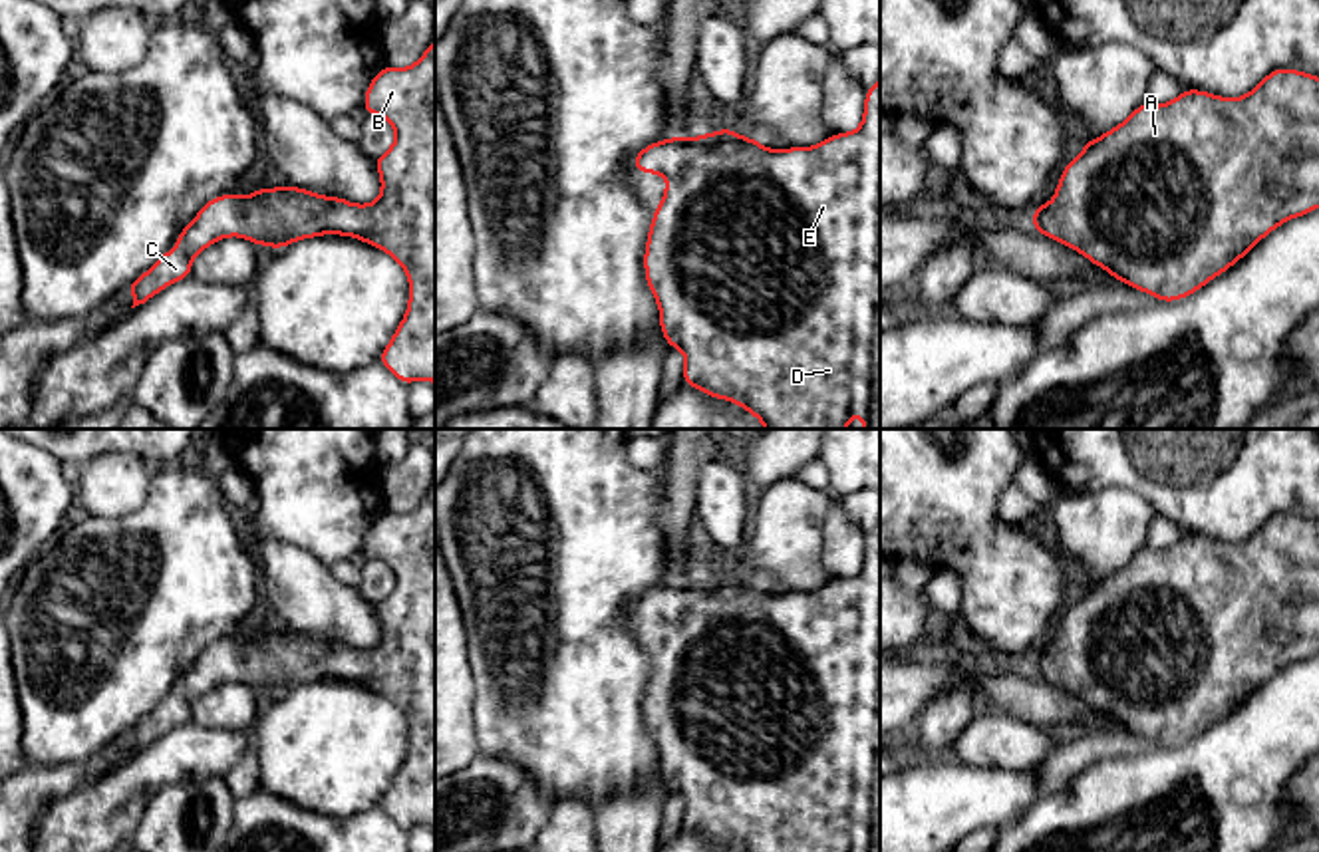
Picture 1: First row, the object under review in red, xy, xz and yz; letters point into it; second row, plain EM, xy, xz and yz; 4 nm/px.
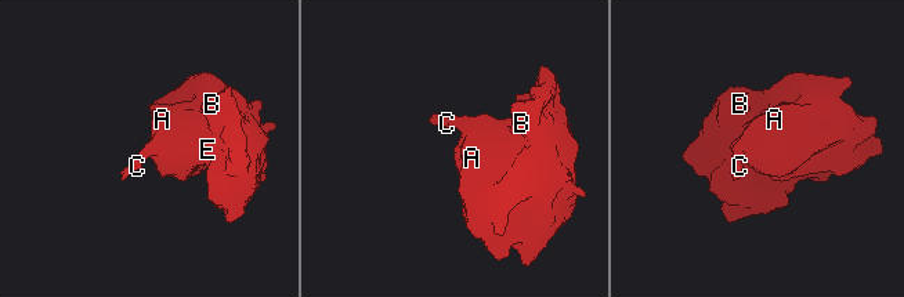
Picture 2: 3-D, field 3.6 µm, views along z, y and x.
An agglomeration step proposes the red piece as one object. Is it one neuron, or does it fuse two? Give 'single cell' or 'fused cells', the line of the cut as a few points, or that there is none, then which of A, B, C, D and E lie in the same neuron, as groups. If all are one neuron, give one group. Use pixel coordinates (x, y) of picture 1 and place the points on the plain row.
single cell; no cut; A B C D E

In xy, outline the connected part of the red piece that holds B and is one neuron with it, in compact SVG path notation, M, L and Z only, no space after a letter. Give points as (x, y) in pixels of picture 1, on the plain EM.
M435 485L409 512L383 510L366 534L364 554L385 562L395 576L393 590L373 604L381 624L381 638L373 647L356 649L292 630L254 634L250 641L219 639L179 677L177 691L127 731L133 739L131 753L189 723L195 701L220 683L240 681L276 695L322 679L360 683L387 697L409 725L407 757L377 806L405 830L417 824L435 830Z

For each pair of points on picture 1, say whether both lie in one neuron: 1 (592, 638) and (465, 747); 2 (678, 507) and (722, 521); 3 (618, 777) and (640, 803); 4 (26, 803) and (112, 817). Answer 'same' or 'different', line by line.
1: different
2: different
3: different
4: different

